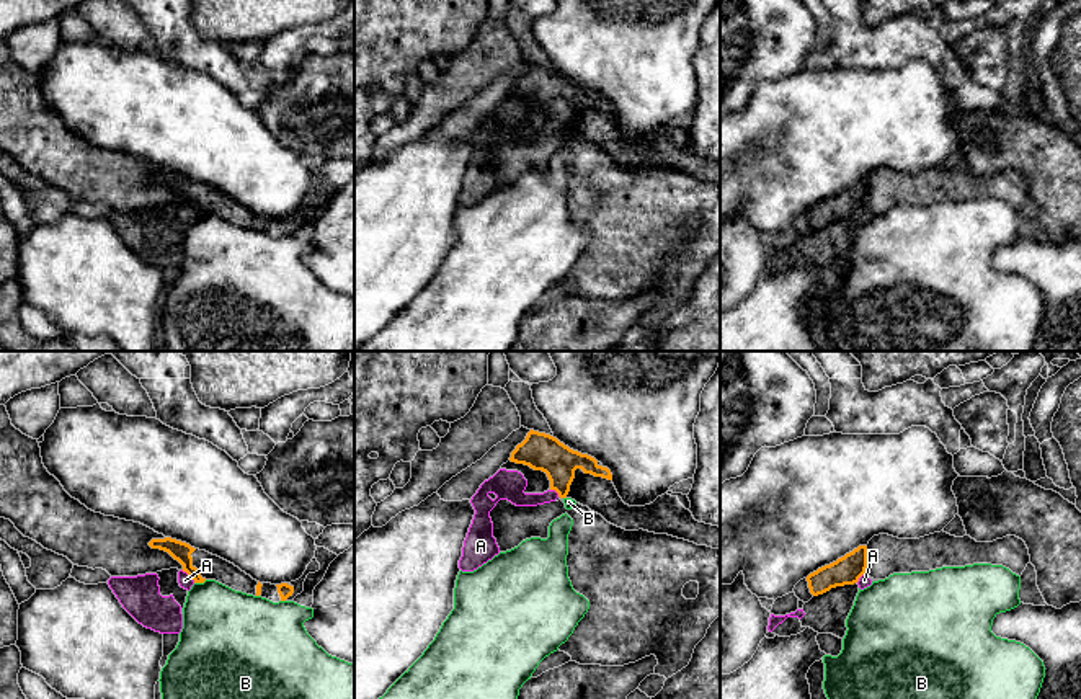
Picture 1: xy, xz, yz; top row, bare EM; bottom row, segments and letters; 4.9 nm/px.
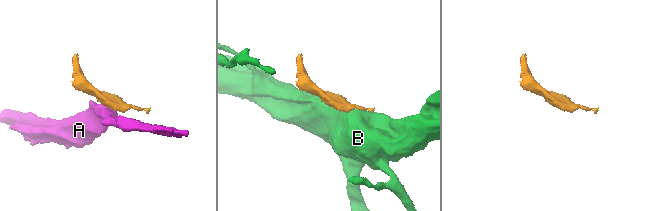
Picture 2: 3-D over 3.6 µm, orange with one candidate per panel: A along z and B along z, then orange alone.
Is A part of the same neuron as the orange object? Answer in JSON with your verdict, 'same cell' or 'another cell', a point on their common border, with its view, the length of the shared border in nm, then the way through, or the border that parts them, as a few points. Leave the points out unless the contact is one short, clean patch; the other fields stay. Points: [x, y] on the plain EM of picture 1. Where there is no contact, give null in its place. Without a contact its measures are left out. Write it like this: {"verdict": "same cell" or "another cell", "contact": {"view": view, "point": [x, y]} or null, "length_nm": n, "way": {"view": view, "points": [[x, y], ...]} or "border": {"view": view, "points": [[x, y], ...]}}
{"verdict": "another cell", "contact": {"view": "xy", "point": [188, 208]}, "length_nm": 90}

